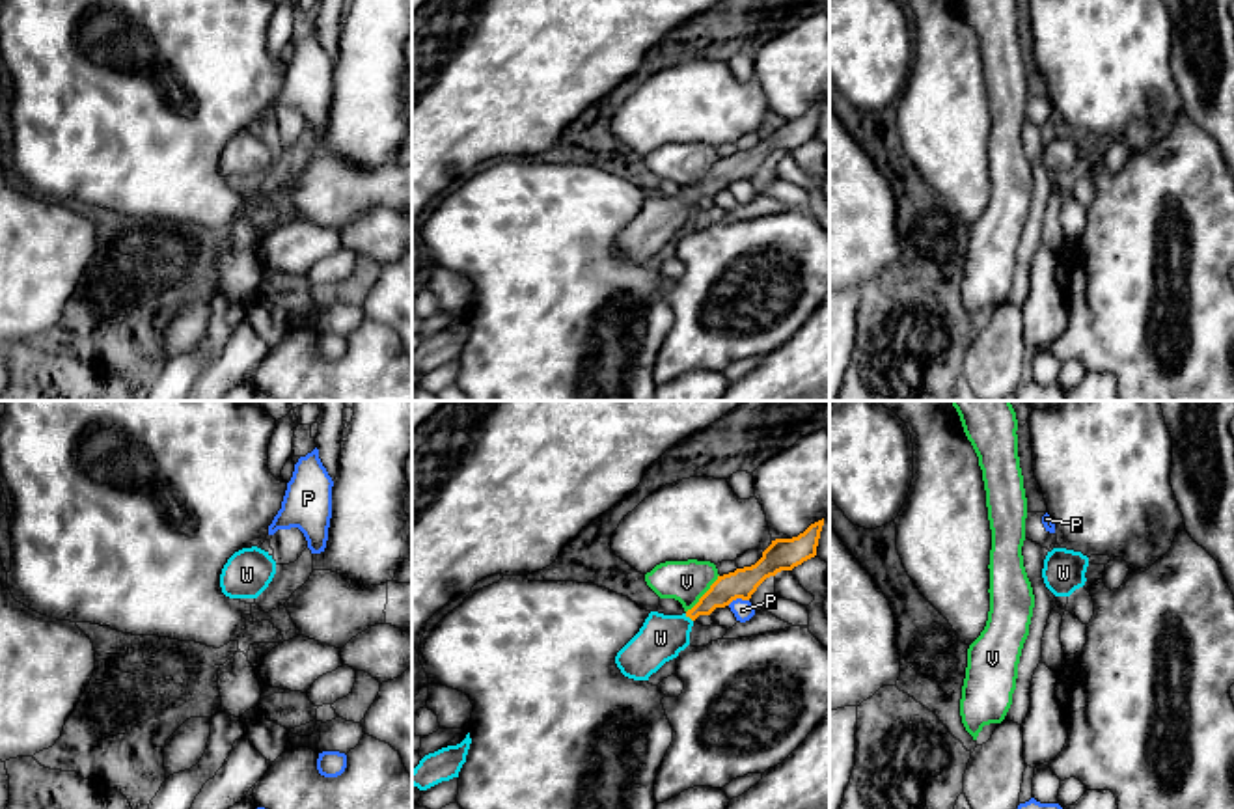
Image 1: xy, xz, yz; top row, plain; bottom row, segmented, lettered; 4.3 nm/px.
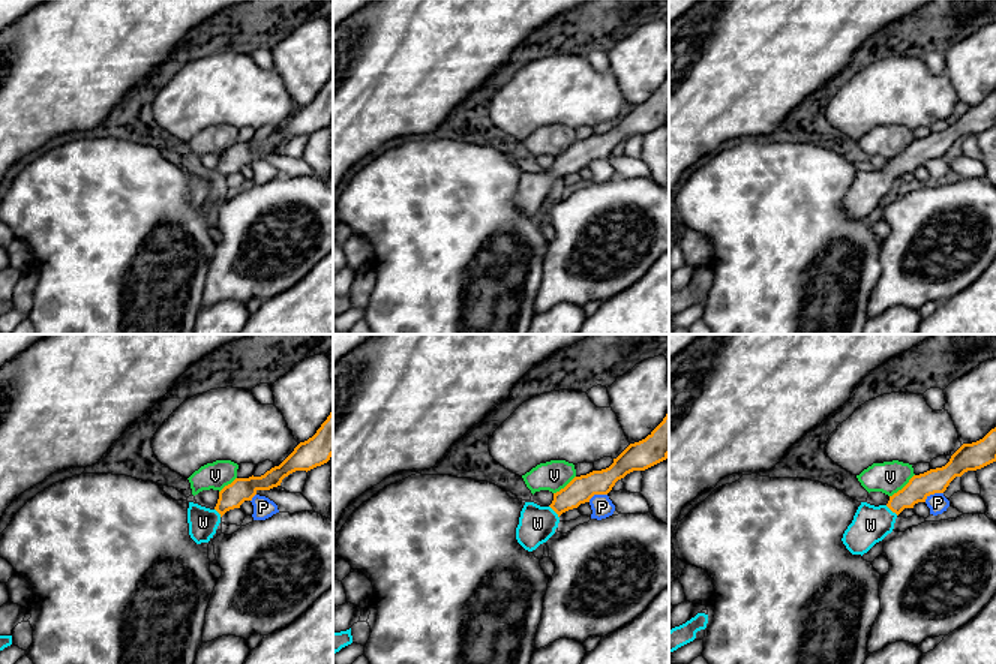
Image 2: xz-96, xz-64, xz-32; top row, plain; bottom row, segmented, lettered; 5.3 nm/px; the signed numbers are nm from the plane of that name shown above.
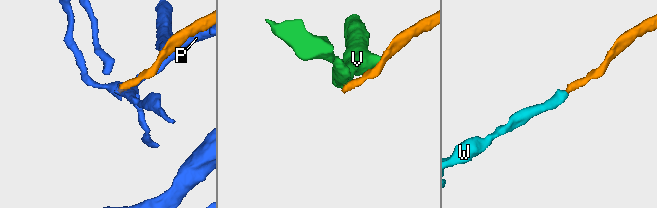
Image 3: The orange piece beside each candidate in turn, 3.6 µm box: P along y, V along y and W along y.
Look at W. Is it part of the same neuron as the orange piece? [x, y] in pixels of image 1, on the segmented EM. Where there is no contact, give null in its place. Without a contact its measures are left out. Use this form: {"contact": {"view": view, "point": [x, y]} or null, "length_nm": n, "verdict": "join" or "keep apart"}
{"contact": {"view": "xz", "point": [688, 616]}, "length_nm": 50, "verdict": "join"}

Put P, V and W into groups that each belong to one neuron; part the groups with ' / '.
P / V / W

